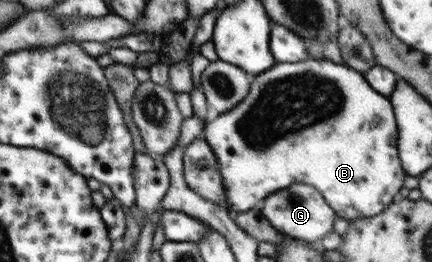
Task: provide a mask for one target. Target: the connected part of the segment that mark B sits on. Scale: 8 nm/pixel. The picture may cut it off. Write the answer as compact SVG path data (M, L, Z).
M309 58L295 63L276 62L268 71L253 76L247 96L244 96L237 106L221 113L213 121L206 121L202 136L205 137L205 140L216 154L221 180L223 180L223 188L225 188L227 211L237 214L248 212L260 200L267 198L269 194L288 188L291 184L309 184L317 188L317 191L323 195L323 199L329 204L329 207L333 208L337 216L351 221L359 220L359 218L371 218L381 214L385 208L388 208L398 199L400 189L405 184L403 182L405 172L401 170L401 162L399 162L399 154L397 154L398 125L396 124L396 118L393 118L393 116L394 108L389 96L386 97L379 91L374 90L372 86L369 86L363 73L357 72L346 64L334 63L329 59Z

